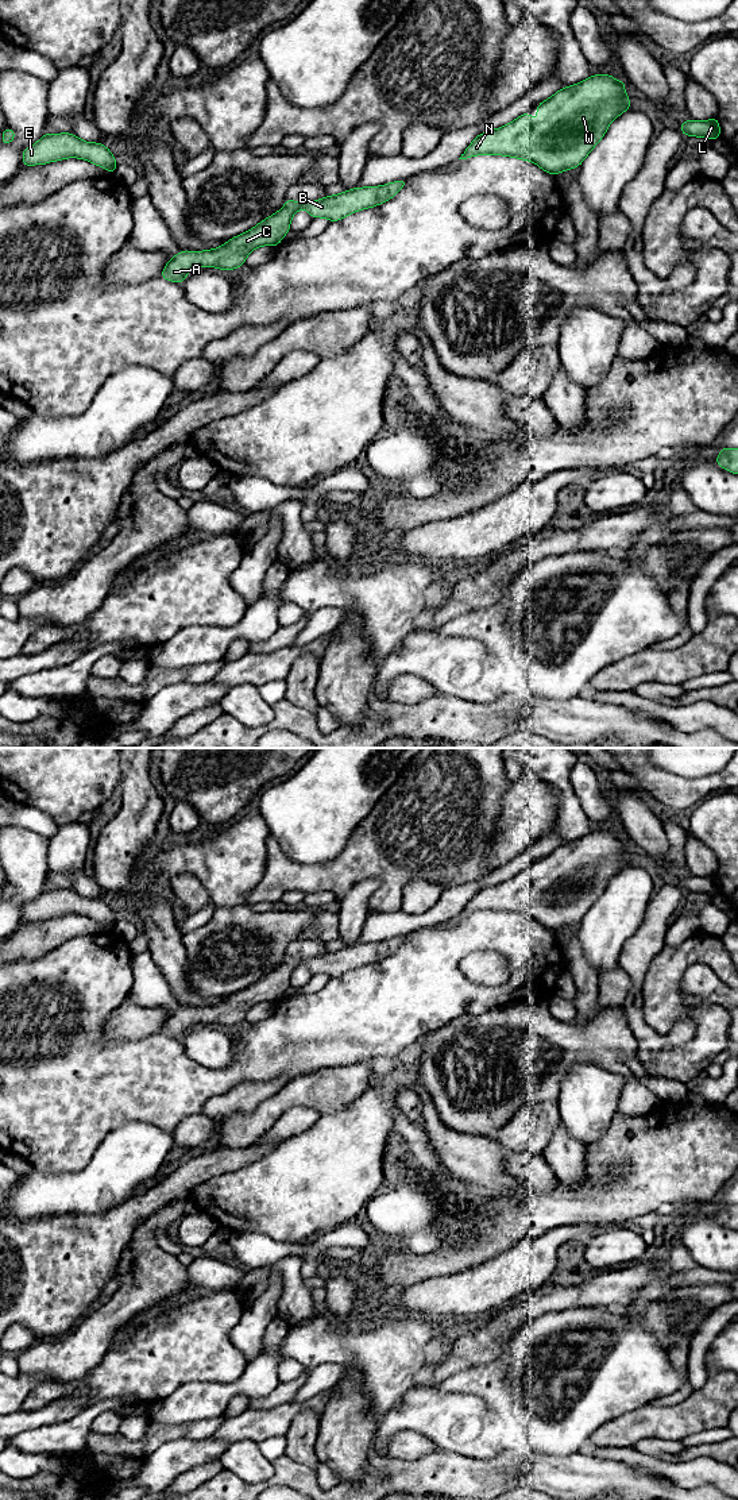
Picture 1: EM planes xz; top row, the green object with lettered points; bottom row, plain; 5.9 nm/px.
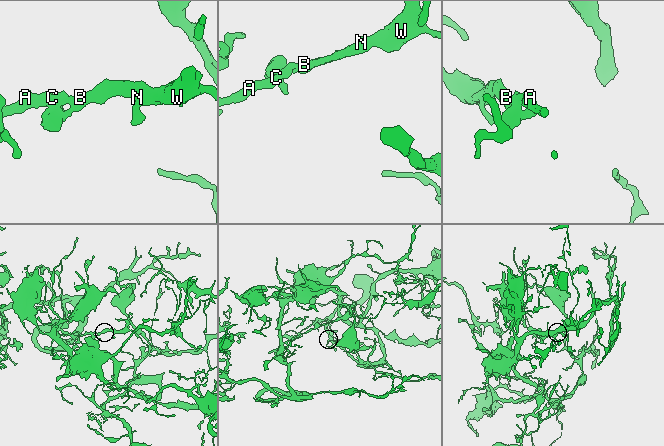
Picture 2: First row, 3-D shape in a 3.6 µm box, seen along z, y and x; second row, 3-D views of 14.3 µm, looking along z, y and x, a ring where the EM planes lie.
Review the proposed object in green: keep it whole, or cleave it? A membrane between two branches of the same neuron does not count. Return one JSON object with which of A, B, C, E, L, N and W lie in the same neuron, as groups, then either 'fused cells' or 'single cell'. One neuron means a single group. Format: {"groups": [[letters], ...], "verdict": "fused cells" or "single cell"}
{"groups": [["A", "B", "C", "E", "L", "N", "W"]], "verdict": "single cell"}

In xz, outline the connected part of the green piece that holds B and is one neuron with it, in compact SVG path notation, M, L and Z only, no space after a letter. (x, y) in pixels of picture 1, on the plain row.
M401 936L382 942L353 944L310 959L286 956L283 964L277 969L264 975L246 990L229 995L221 1003L206 1007L182 1006L169 1015L161 1033L182 1040L188 1029L196 1023L237 1025L244 1021L246 1014L252 1006L260 1002L278 1002L290 987L290 977L297 967L306 965L312 975L325 973L329 977L337 977L360 965L374 964L378 960L386 959L406 940L407 936Z

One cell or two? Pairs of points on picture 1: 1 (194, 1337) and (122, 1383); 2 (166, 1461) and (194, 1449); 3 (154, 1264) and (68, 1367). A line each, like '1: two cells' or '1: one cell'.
1: one cell
2: one cell
3: one cell

